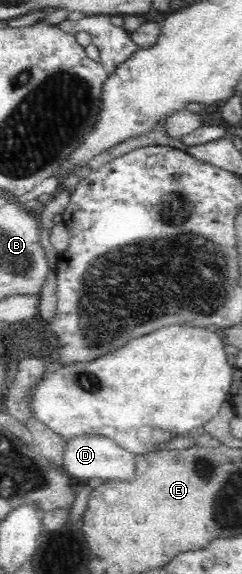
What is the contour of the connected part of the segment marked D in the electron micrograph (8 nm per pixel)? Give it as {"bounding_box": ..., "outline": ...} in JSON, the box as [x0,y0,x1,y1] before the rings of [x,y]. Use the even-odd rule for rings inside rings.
{"bounding_box":[61,433,134,483],"outline":[[[82,433],[72,435],[65,440],[61,464],[65,473],[74,481],[80,483],[89,478],[108,479],[129,479],[134,470],[134,453],[118,446],[118,443],[98,433]]]}

